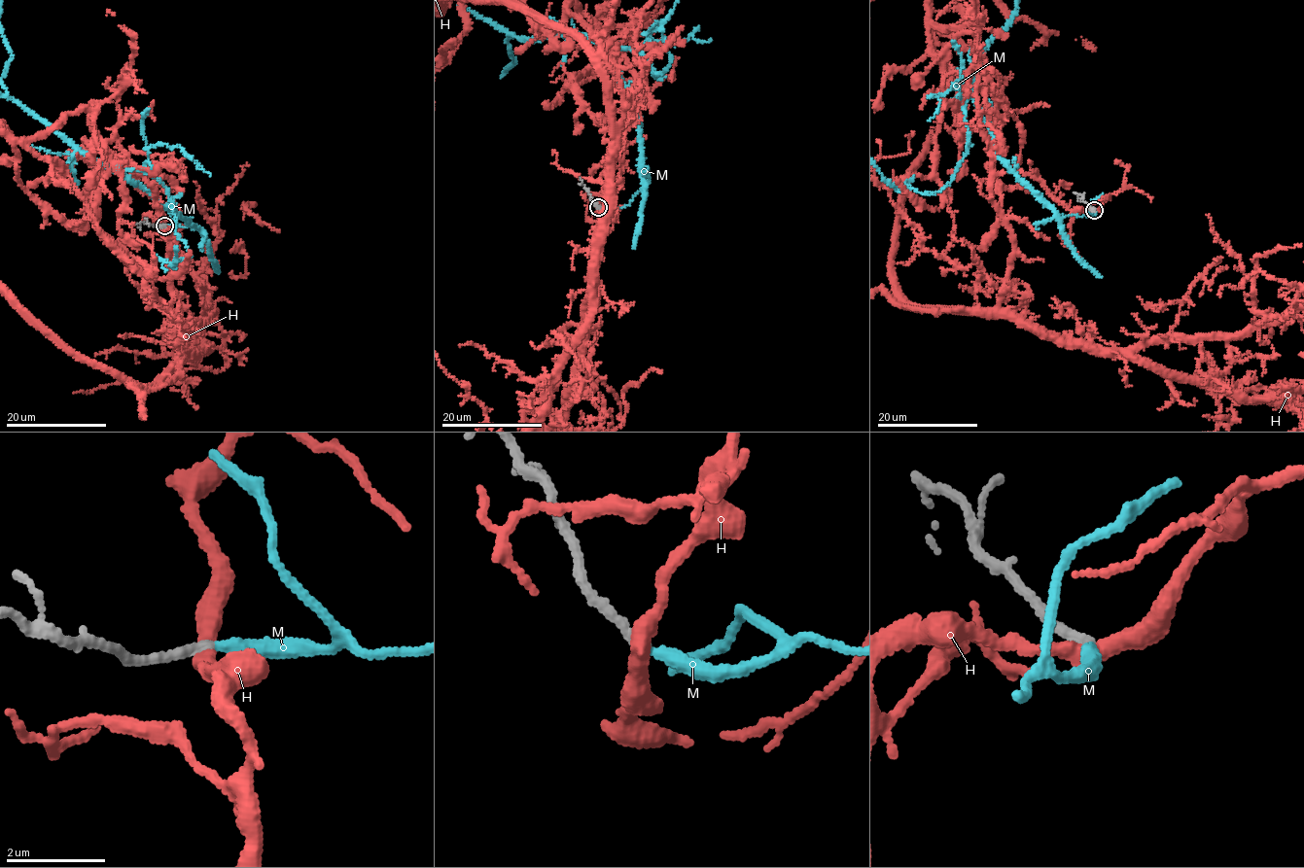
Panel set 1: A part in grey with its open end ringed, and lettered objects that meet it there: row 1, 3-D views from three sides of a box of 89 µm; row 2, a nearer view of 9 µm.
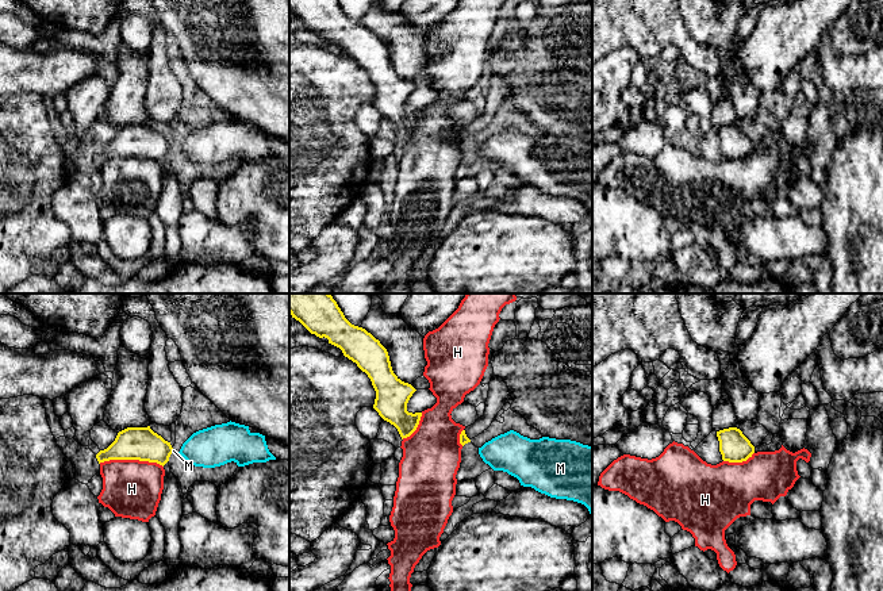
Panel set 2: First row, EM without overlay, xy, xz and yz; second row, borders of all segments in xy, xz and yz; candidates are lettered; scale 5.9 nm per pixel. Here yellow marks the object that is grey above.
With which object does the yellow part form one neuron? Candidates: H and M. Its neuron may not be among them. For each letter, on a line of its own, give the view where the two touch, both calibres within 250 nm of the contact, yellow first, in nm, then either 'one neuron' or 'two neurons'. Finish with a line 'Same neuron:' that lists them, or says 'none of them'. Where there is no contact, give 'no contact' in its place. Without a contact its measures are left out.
H: contact in xy; calibres 200 and 340 nm; two neurons
M: no contact; one neuron
Same neuron: M

